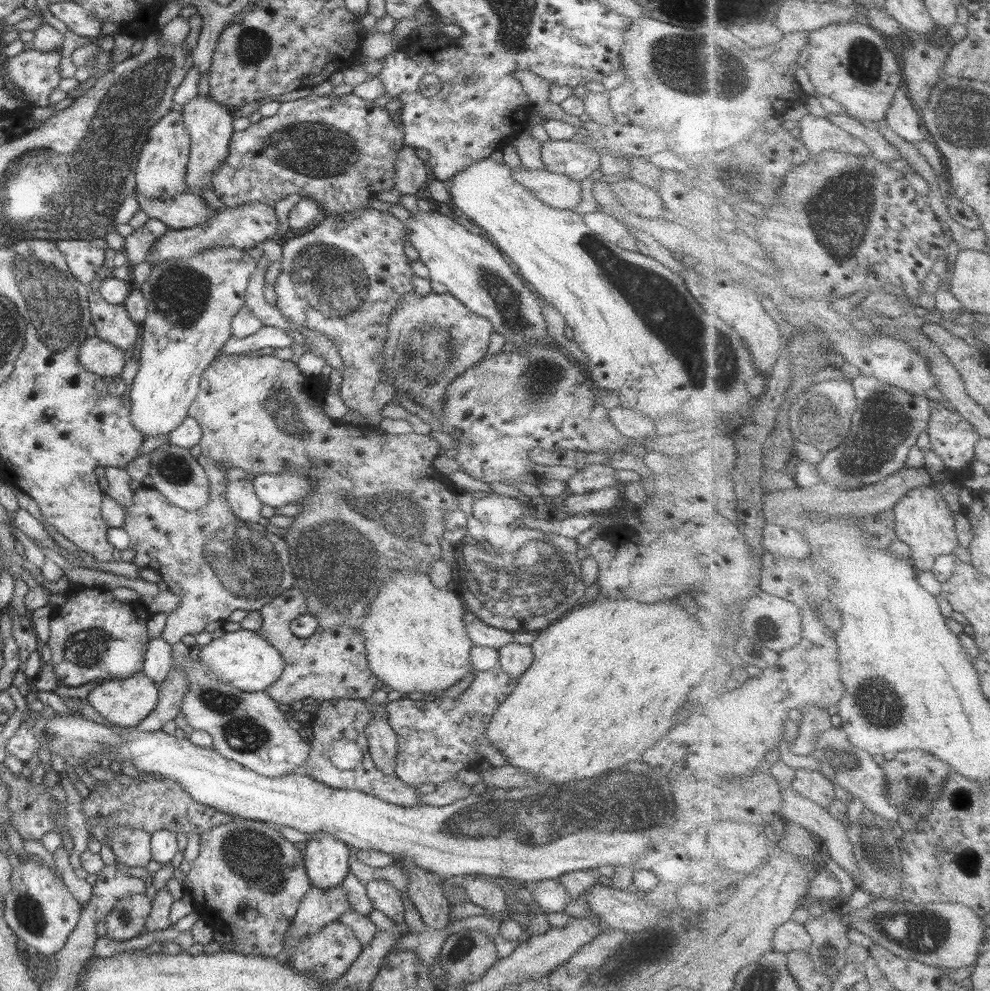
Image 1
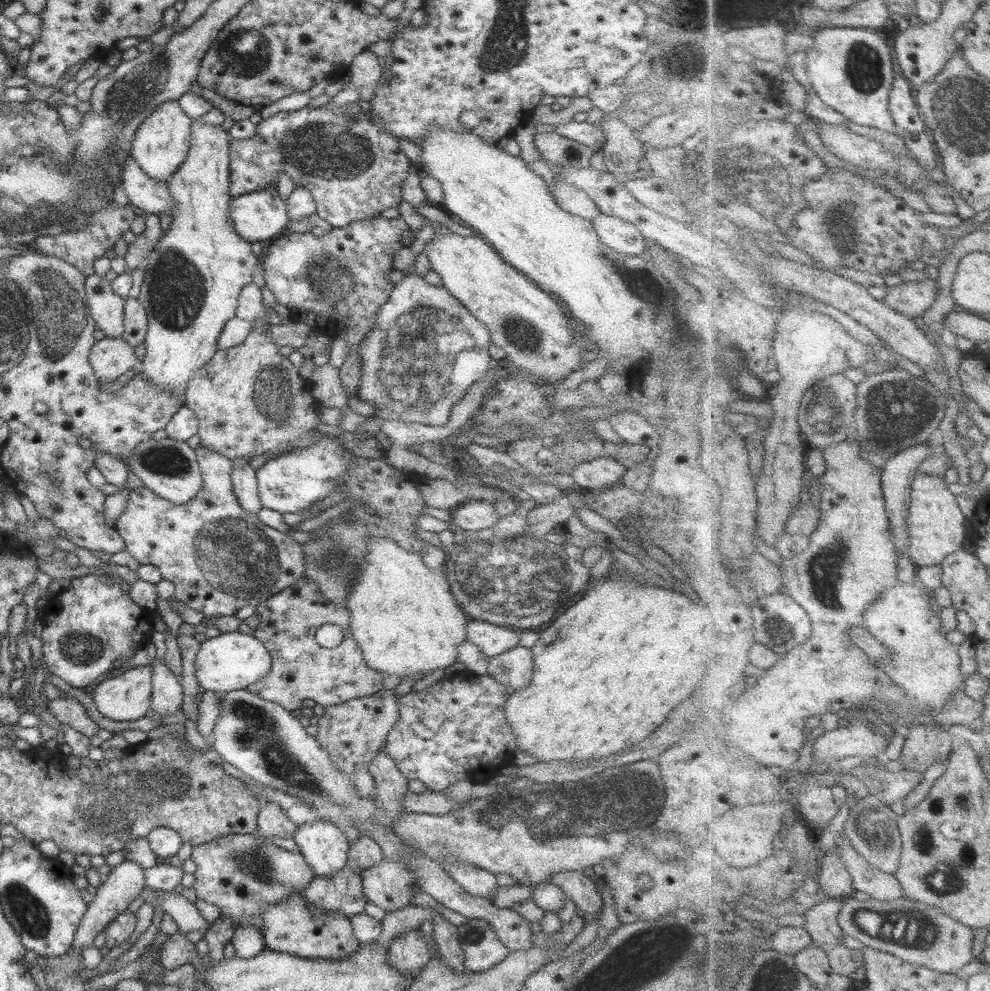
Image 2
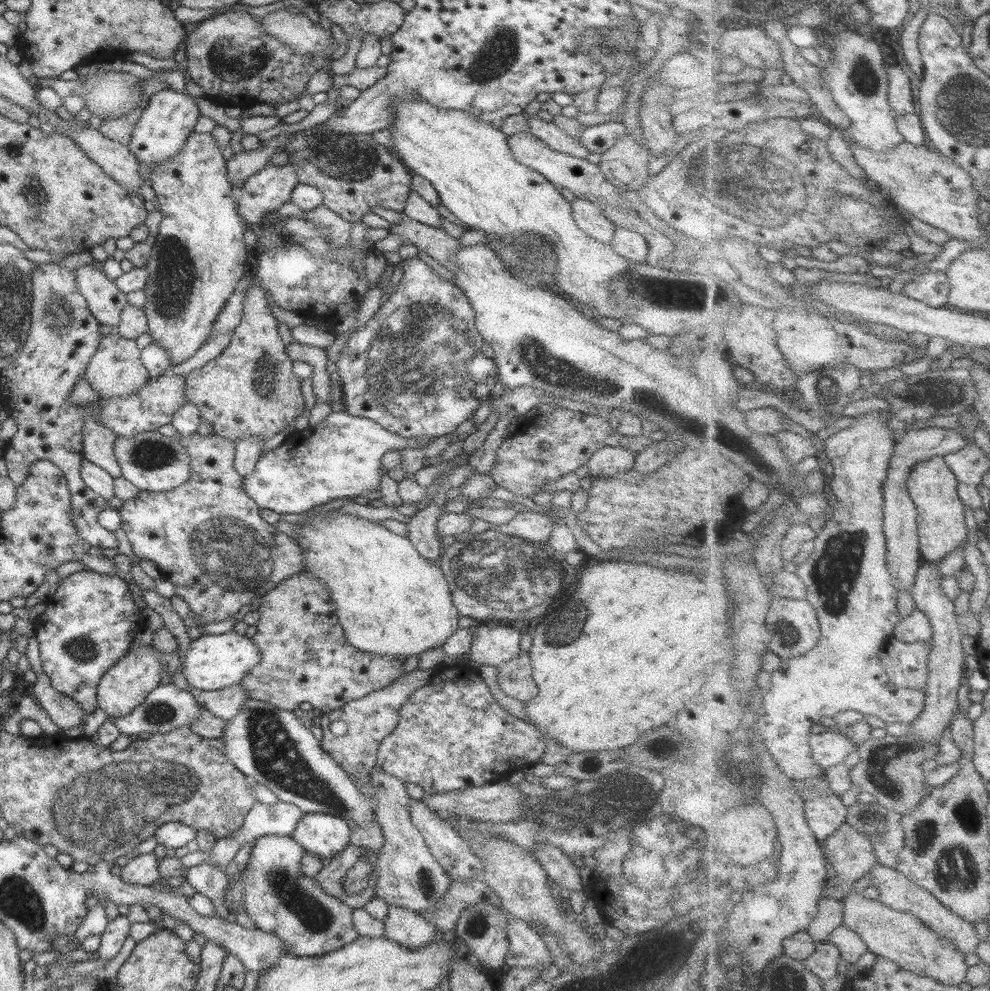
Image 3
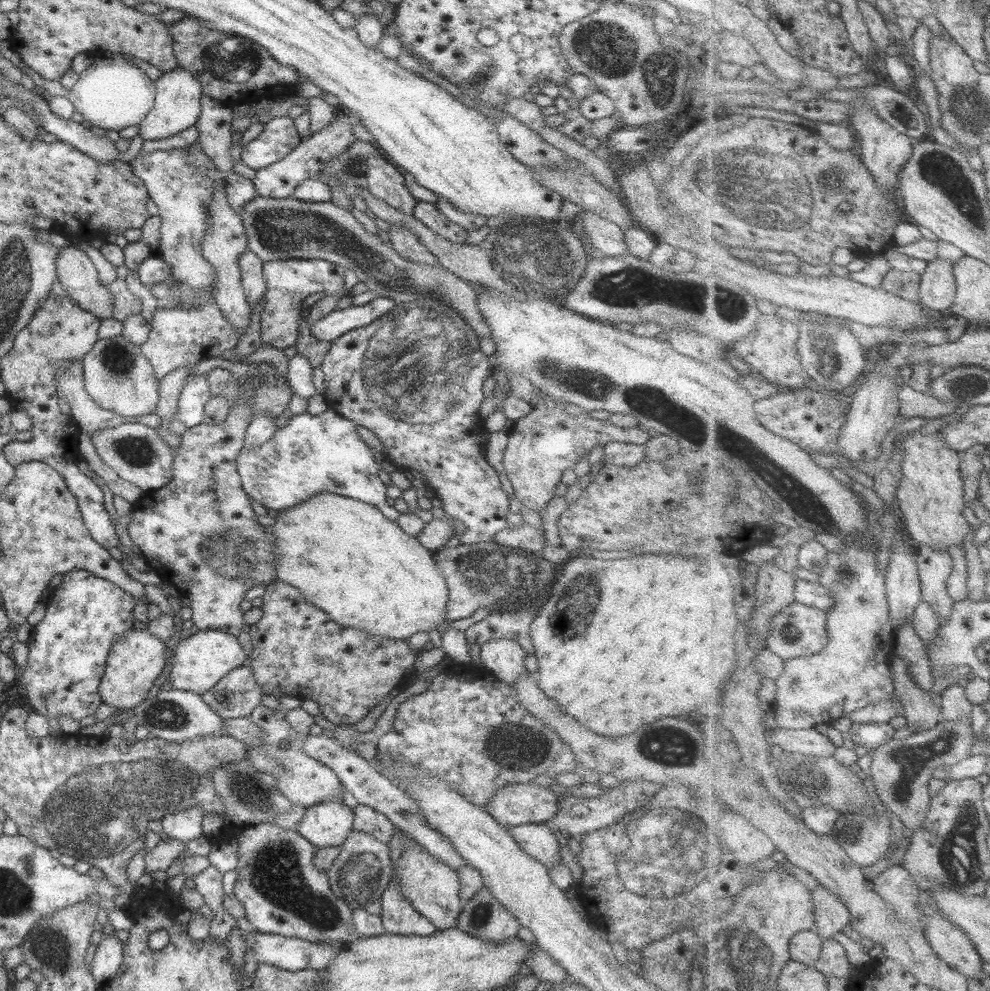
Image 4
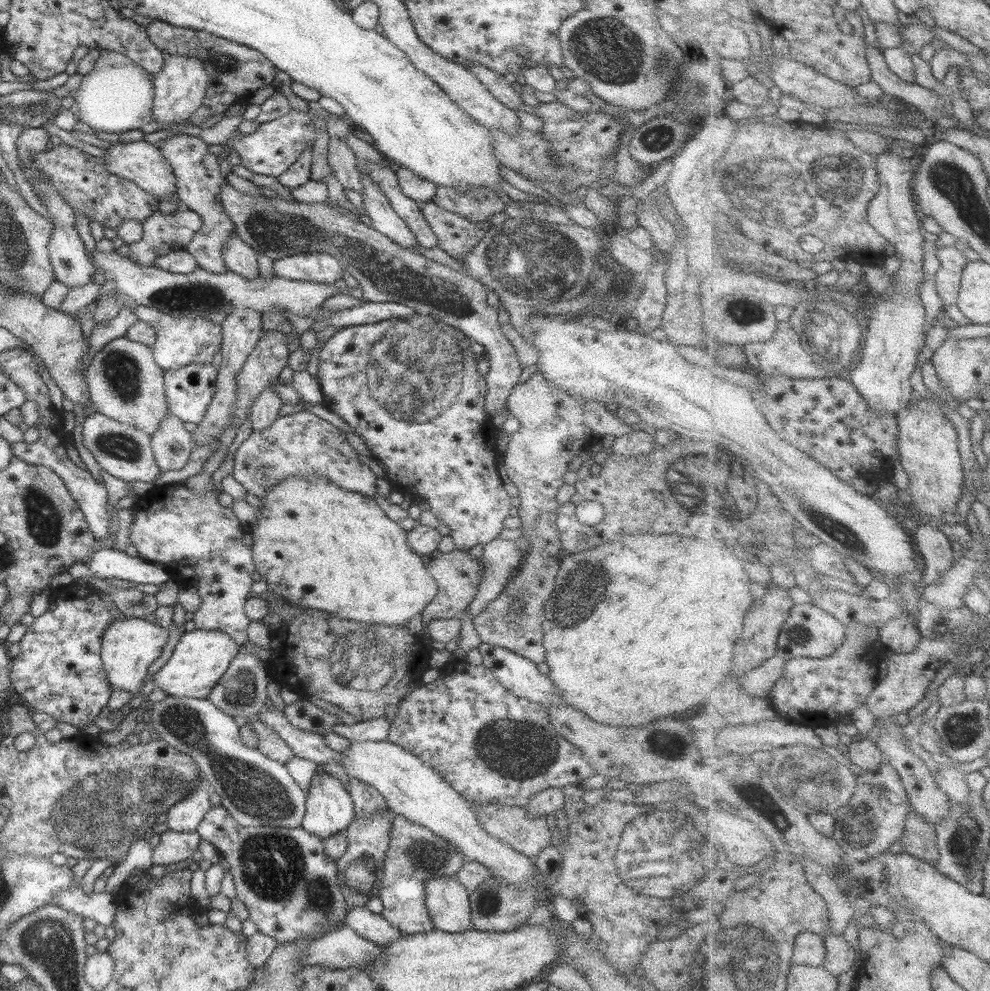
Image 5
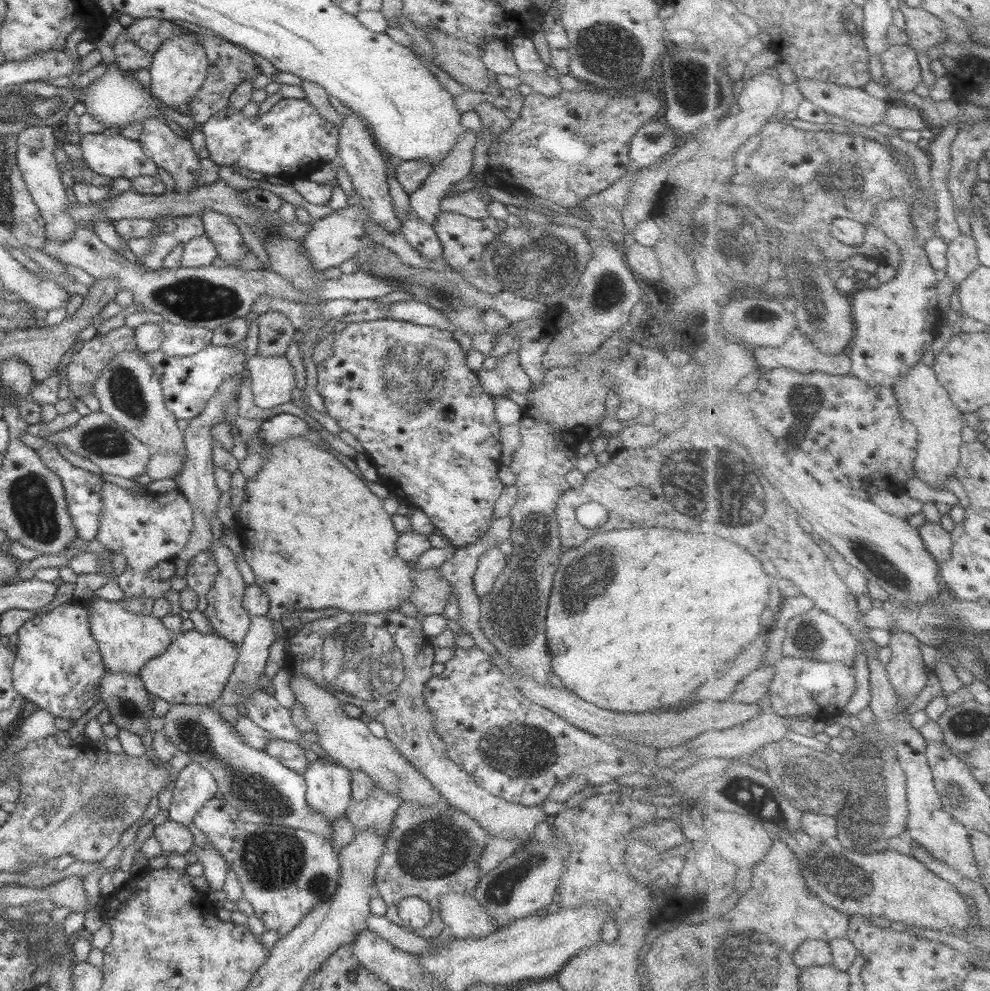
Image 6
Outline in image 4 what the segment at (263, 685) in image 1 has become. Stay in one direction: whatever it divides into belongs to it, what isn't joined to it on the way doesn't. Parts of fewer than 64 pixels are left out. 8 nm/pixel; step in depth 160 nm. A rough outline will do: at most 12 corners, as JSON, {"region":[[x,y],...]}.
{"region":[[238,638],[180,639],[169,679],[202,695],[248,660]]}

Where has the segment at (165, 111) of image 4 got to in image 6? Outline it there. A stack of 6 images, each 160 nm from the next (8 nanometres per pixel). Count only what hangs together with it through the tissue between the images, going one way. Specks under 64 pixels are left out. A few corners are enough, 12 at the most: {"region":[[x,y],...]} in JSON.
{"region":[[189,34],[152,55],[151,92],[178,110],[206,87],[209,59]]}

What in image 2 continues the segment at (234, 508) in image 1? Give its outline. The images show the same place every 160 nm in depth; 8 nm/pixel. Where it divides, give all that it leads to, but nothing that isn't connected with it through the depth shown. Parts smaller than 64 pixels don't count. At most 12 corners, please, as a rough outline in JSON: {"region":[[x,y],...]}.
{"region":[[250,463],[231,474],[234,496],[248,514],[263,508]]}

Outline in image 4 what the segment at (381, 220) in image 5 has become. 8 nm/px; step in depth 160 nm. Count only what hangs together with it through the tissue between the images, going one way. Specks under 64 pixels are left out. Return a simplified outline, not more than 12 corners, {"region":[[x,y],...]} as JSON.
{"region":[[390,224],[389,239],[406,260],[439,260],[411,230]]}

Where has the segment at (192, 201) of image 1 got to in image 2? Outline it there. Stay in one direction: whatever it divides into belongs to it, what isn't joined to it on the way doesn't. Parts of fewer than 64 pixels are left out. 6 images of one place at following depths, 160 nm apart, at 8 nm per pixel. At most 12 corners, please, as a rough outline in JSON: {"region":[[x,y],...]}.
{"region":[[133,155],[119,176],[129,202],[171,216],[168,185],[143,173]]}

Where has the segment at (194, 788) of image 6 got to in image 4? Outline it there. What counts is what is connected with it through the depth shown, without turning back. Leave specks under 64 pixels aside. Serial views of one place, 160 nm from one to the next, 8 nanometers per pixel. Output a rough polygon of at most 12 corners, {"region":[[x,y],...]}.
{"region":[[196,807],[161,820],[168,838],[186,844],[202,837],[203,810]]}

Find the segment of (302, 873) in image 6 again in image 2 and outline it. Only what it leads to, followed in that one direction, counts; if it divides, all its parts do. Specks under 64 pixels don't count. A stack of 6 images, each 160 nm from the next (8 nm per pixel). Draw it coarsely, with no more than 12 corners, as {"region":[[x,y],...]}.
{"region":[[289,894],[262,907],[267,950],[341,961],[361,944],[342,912]]}

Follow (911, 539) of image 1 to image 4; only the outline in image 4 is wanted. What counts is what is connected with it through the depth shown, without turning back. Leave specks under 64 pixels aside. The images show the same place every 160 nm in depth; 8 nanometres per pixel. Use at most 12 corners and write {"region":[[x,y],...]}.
{"region":[[942,431],[904,442],[898,512],[921,545],[970,534],[961,453]]}

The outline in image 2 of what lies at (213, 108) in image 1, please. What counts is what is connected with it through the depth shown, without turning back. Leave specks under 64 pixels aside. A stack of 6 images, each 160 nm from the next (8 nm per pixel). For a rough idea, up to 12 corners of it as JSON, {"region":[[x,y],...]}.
{"region":[[191,126],[143,265],[139,375],[176,400],[261,260],[229,217],[228,132]]}

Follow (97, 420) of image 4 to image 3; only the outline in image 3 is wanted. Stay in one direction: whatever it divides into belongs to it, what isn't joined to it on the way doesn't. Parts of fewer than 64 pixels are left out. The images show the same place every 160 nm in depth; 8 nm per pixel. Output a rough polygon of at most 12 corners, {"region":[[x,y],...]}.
{"region":[[86,410],[83,458],[121,476],[114,454],[116,432],[96,422]]}

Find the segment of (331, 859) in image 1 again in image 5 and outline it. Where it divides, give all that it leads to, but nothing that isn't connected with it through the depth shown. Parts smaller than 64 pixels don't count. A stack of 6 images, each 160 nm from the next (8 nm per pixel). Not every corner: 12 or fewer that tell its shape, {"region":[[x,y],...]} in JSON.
{"region":[[315,772],[301,827],[325,841],[355,806],[342,780]]}

